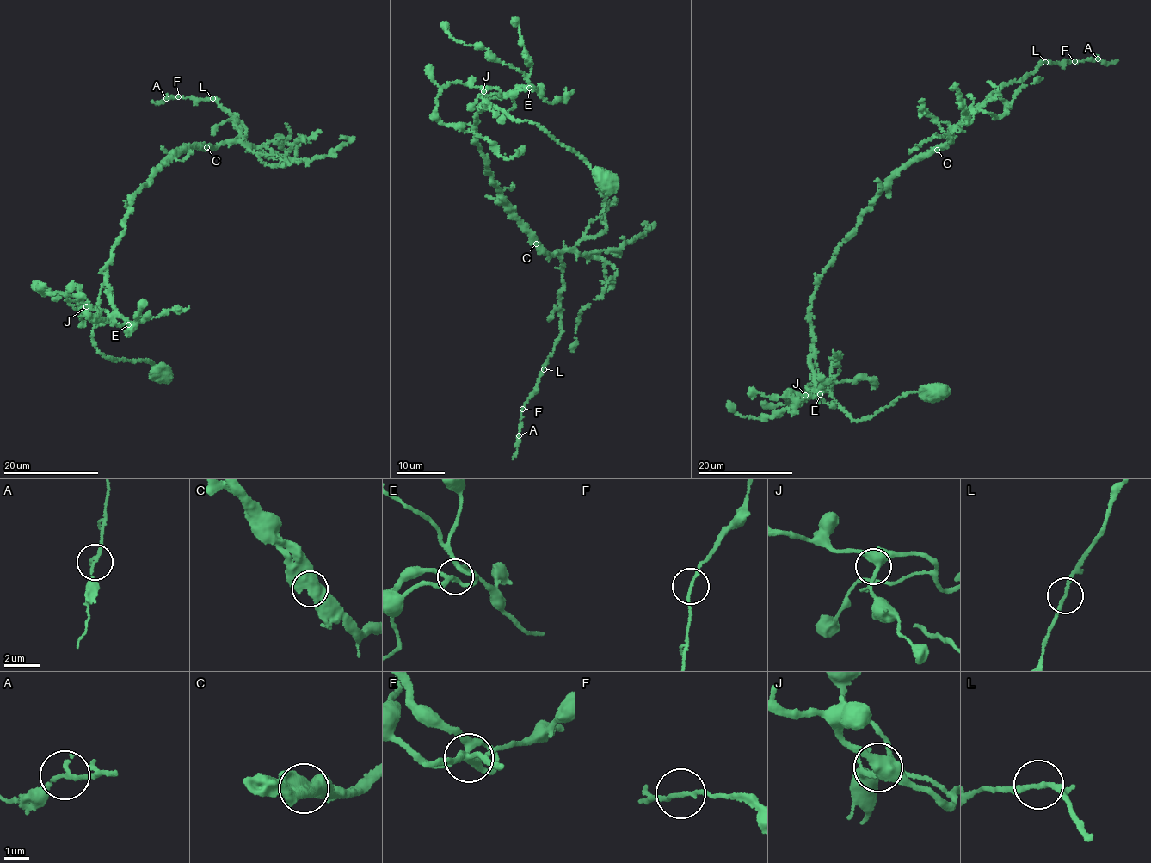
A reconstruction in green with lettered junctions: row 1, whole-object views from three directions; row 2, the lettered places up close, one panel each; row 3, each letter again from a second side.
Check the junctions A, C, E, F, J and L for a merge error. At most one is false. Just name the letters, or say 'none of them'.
C

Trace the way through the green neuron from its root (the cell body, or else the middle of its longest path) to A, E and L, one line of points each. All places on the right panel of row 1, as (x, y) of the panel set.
A: (936, 391), (853, 421), (815, 363), (815, 286), (889, 180), (950, 140), (969, 108), (1043, 62), (1098, 59)
E: (936, 391), (905, 394), (873, 416), (853, 421), (832, 395), (812, 356), (809, 366), (820, 394)
L: (936, 391), (905, 394), (853, 421), (815, 363), (815, 286), (895, 175), (950, 140), (969, 108), (1045, 61)

